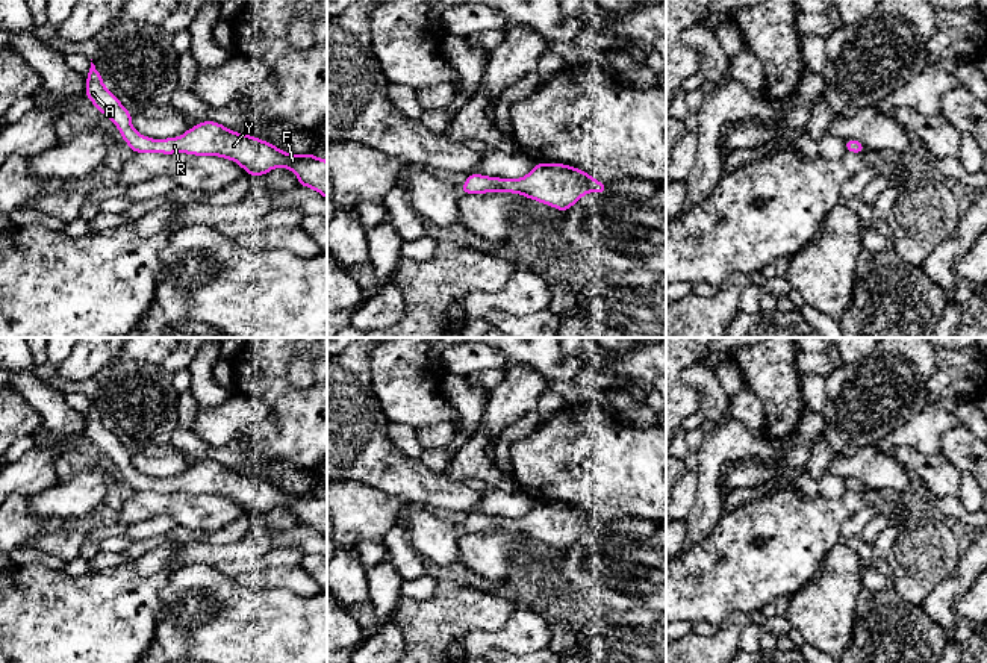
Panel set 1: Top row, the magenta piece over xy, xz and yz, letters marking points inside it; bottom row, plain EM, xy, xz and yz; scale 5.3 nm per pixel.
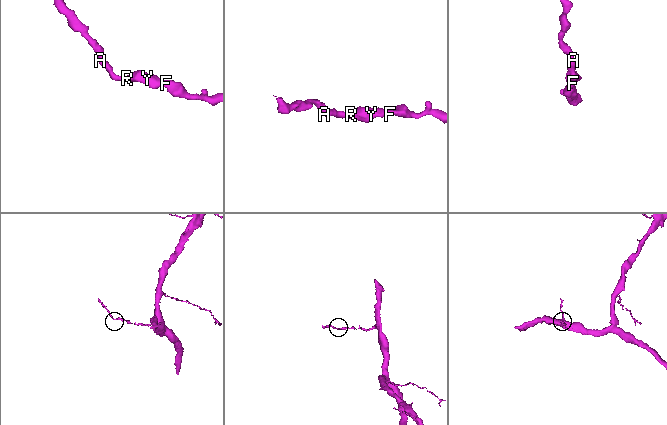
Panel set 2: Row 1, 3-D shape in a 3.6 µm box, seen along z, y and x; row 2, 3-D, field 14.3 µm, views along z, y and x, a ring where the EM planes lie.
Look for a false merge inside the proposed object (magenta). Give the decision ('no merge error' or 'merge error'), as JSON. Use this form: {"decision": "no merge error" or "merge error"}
{"decision": "no merge error"}

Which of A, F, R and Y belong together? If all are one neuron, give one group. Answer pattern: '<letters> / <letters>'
A F R Y

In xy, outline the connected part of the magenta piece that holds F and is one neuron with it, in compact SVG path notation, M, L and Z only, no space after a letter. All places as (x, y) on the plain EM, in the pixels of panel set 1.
M92 401L85 434L118 466L123 478L135 492L220 495L239 503L247 513L256 516L285 506L297 513L298 524L318 530L327 539L327 500L312 492L288 493L271 481L235 472L215 460L203 460L179 477L157 480L142 475L132 466L132 453L103 424L101 413Z

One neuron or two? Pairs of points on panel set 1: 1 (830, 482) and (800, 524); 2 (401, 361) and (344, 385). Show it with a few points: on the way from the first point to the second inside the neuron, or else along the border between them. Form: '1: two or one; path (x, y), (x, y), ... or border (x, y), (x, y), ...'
1: two; border (846, 491), (836, 497), (819, 495)
2: two; border (370, 353), (370, 383), (382, 407)

